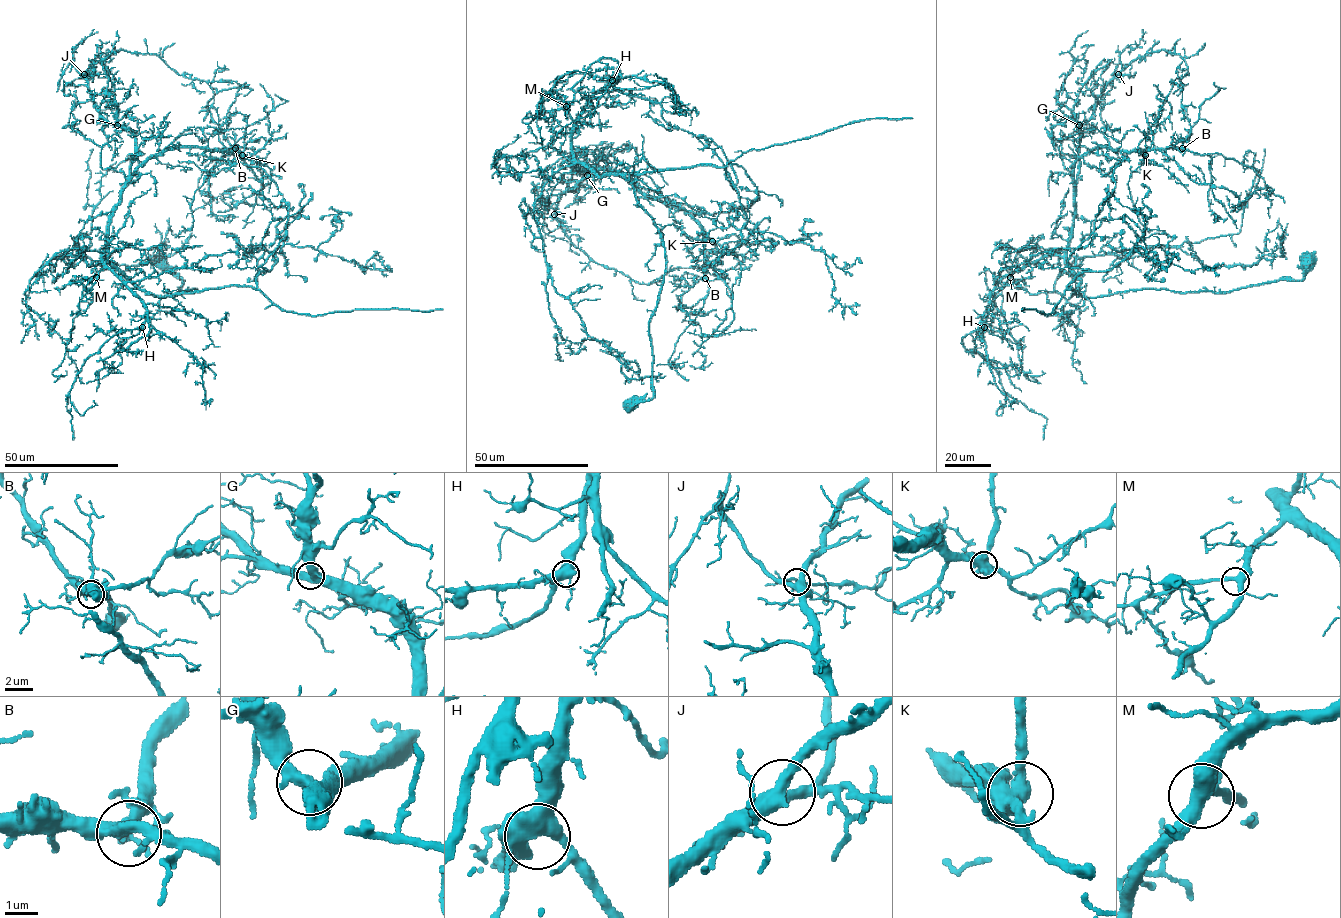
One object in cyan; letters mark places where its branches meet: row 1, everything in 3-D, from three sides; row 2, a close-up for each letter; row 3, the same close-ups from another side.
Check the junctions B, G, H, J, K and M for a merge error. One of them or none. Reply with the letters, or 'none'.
none

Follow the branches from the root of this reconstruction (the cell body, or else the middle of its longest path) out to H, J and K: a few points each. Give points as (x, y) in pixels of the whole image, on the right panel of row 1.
H: (1306, 263), (1301, 280), (1228, 292), (1130, 289), (1086, 298), (1063, 258), (1043, 255), (997, 285), (984, 327)
J: (1306, 263), (1301, 280), (1228, 292), (1079, 293), (1067, 251), (1079, 128), (1118, 74)
K: (1306, 263), (1301, 280), (1228, 292), (1143, 289), (1083, 297), (1067, 260), (1074, 163), (1097, 147), (1146, 155)

